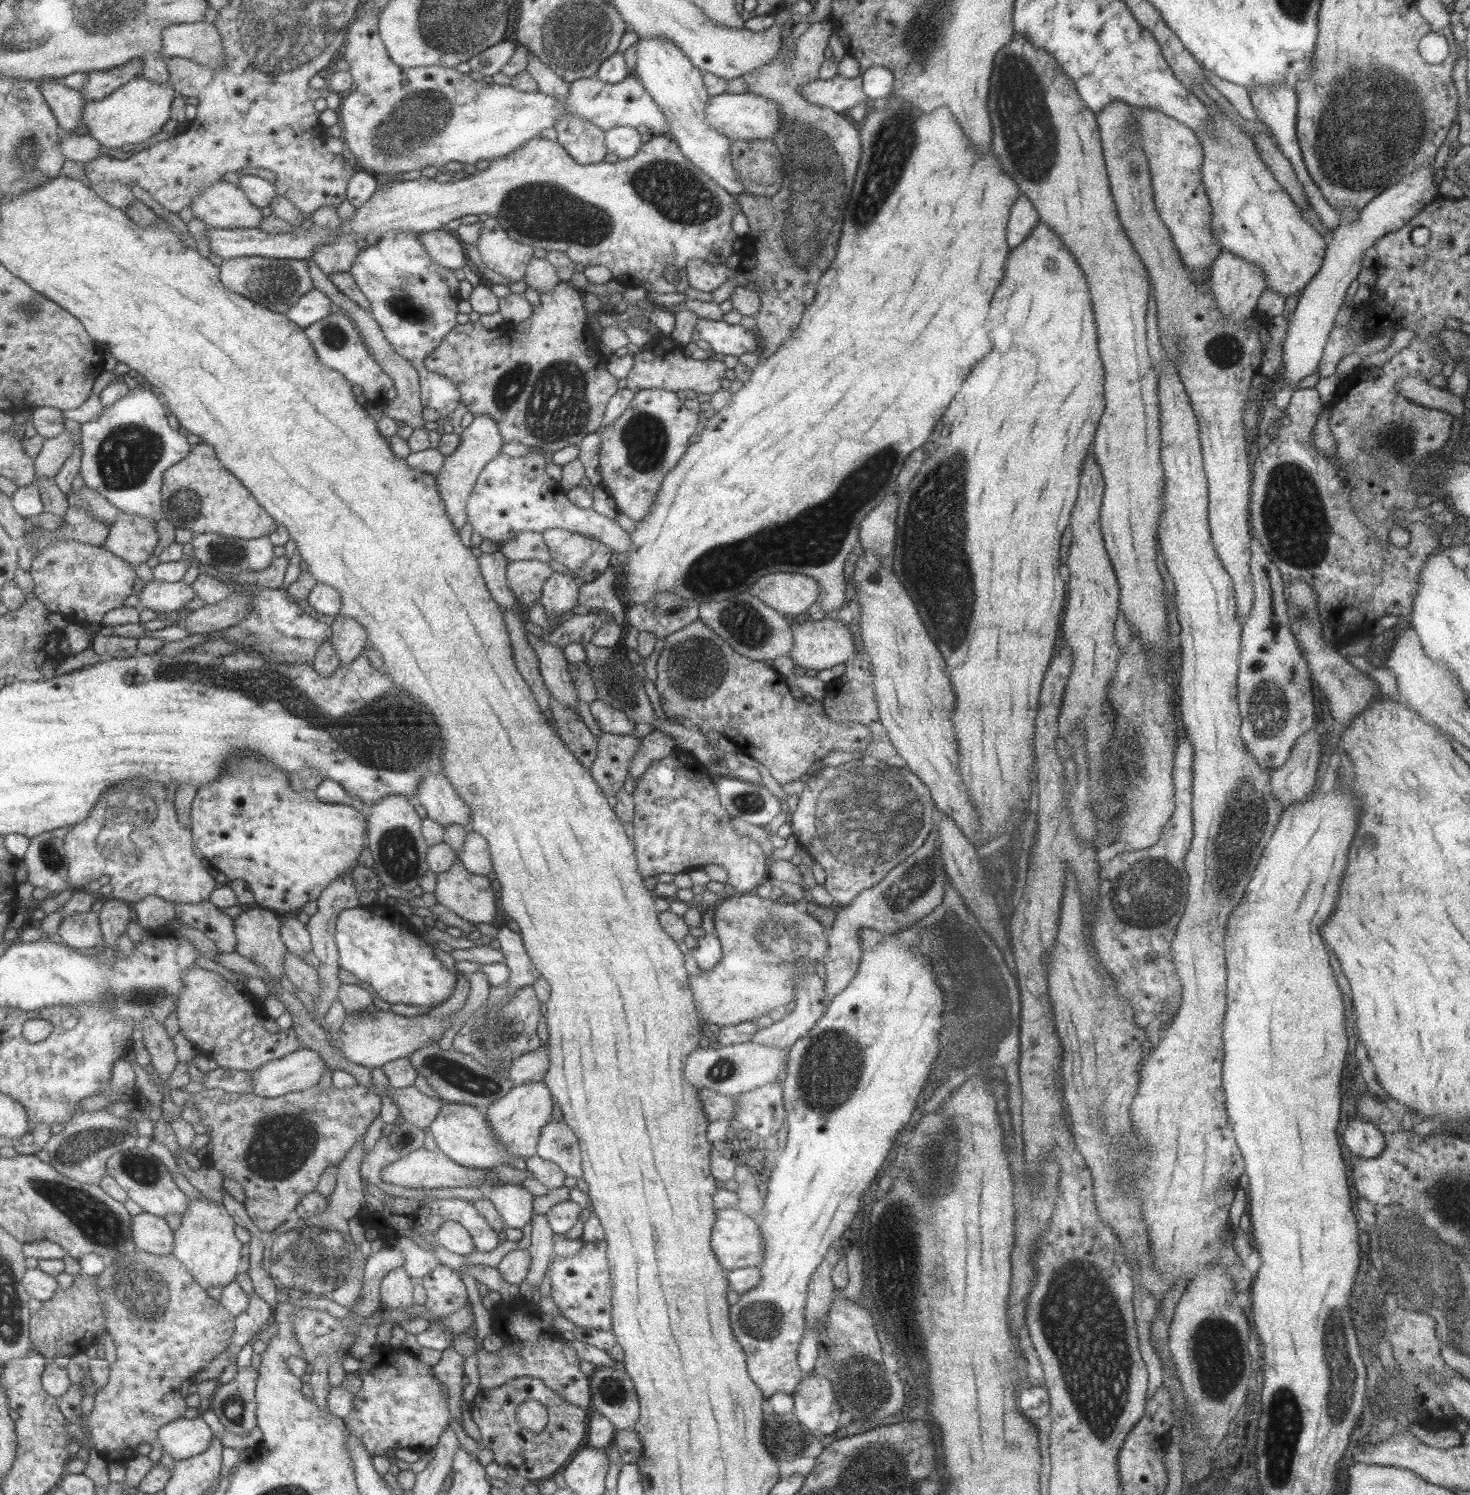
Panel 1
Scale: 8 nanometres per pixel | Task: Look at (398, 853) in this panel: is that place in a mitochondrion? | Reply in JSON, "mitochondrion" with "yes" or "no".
{"mitochondrion":"yes"}

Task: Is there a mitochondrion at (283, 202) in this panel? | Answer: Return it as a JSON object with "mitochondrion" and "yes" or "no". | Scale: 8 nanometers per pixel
{"mitochondrion":"no"}

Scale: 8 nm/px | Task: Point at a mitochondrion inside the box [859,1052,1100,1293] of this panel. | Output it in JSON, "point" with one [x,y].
{"point":[927,1162]}

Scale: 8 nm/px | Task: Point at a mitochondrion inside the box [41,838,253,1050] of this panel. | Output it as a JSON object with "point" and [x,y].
{"point":[144,997]}

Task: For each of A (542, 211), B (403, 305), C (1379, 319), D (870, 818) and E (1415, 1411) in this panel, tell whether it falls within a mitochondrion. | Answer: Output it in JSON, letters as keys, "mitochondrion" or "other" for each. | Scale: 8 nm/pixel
{"A":"mitochondrion","B":"mitochondrion","C":"other","D":"mitochondrion","E":"other"}

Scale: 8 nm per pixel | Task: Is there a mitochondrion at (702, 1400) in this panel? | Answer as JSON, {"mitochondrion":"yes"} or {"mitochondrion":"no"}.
{"mitochondrion":"no"}

